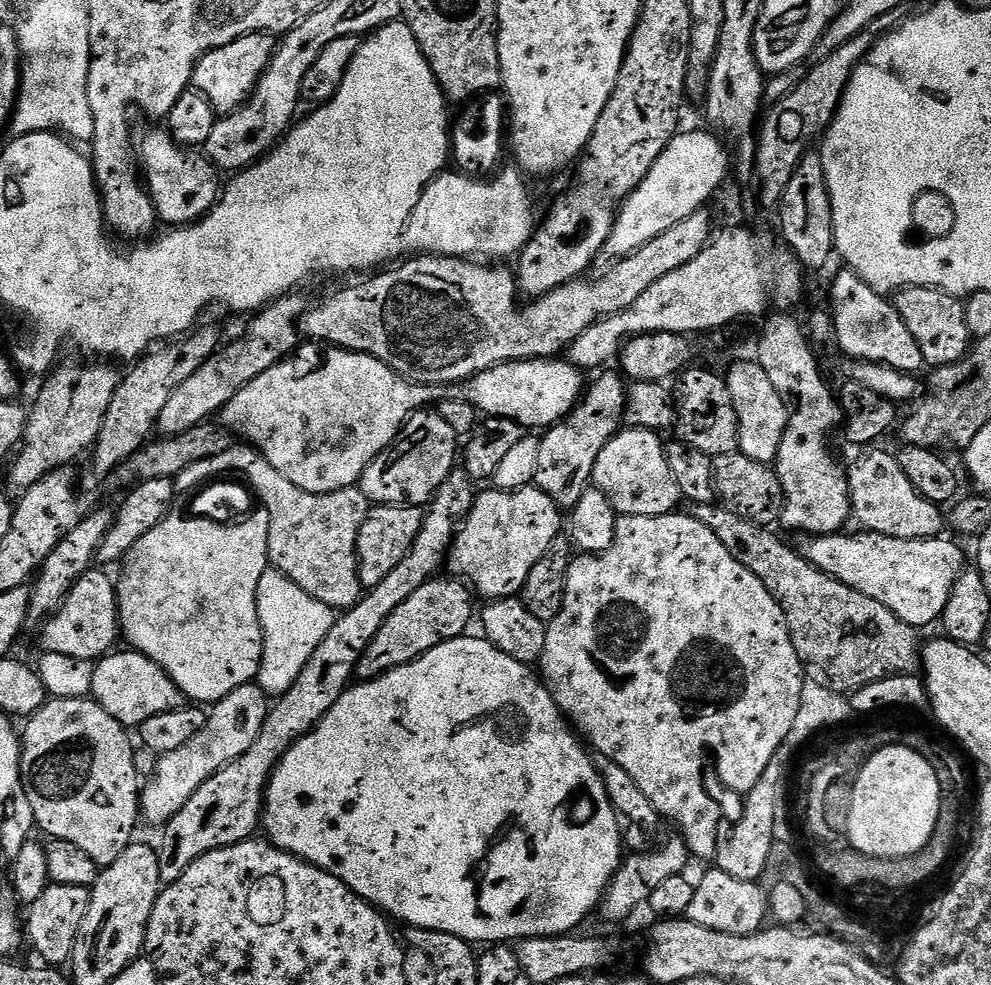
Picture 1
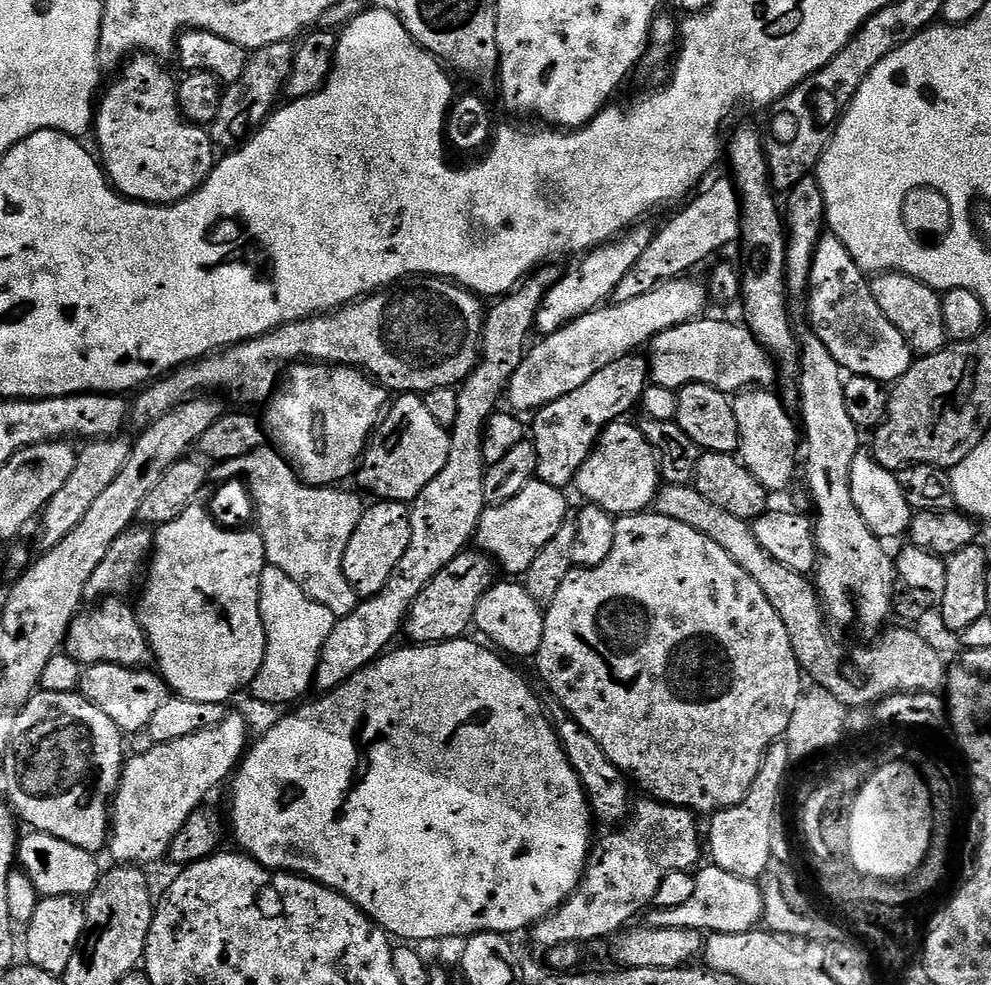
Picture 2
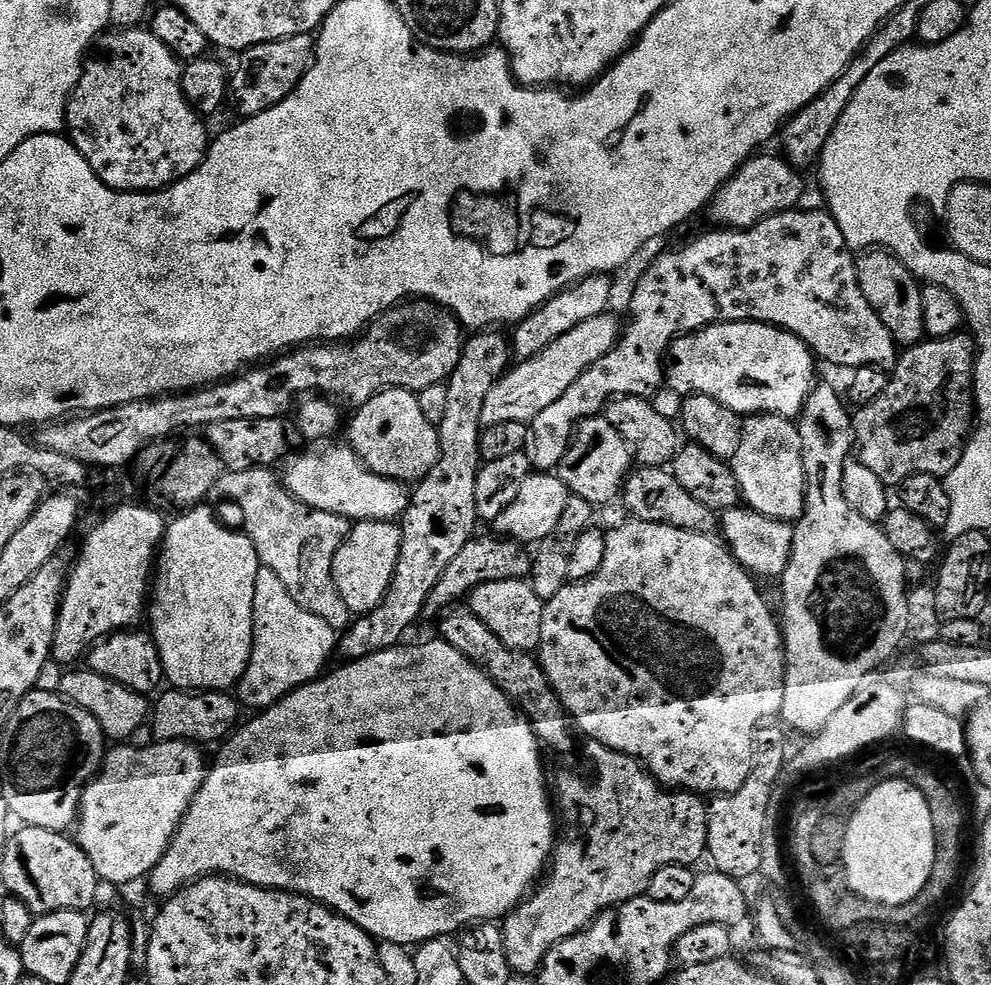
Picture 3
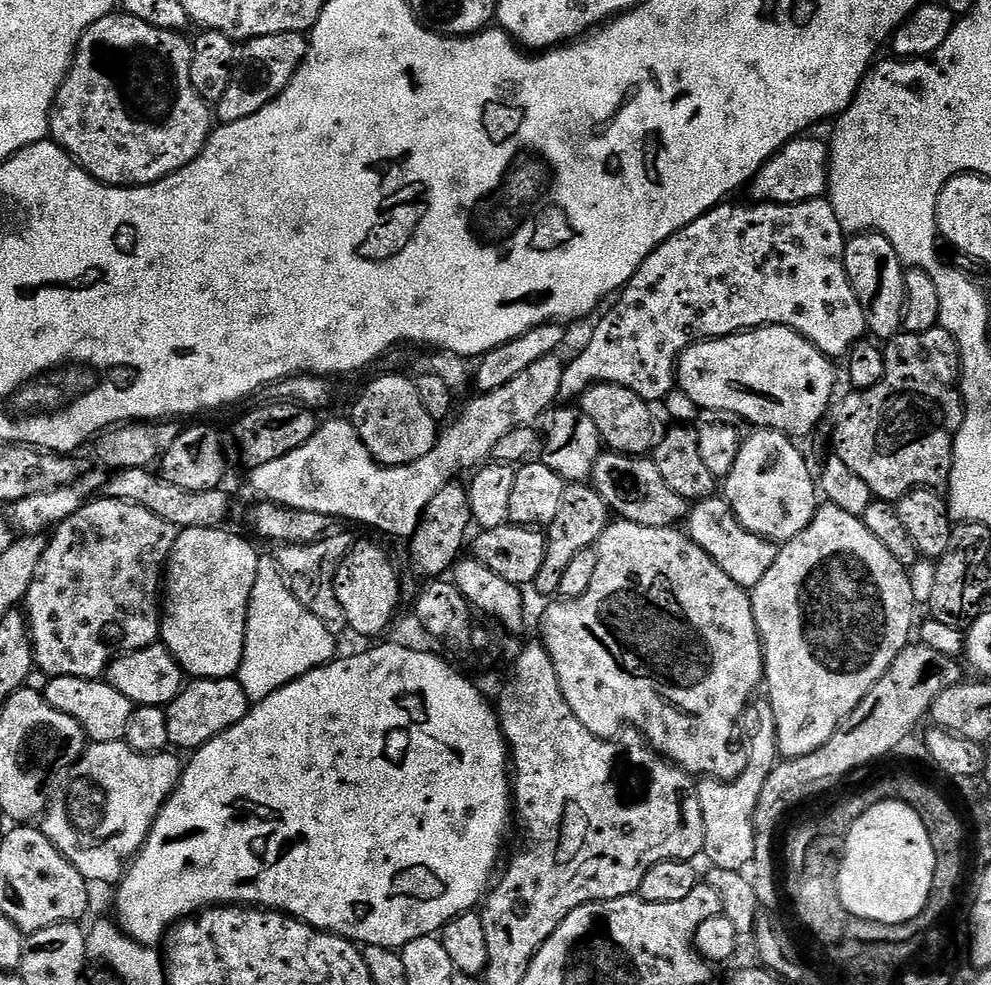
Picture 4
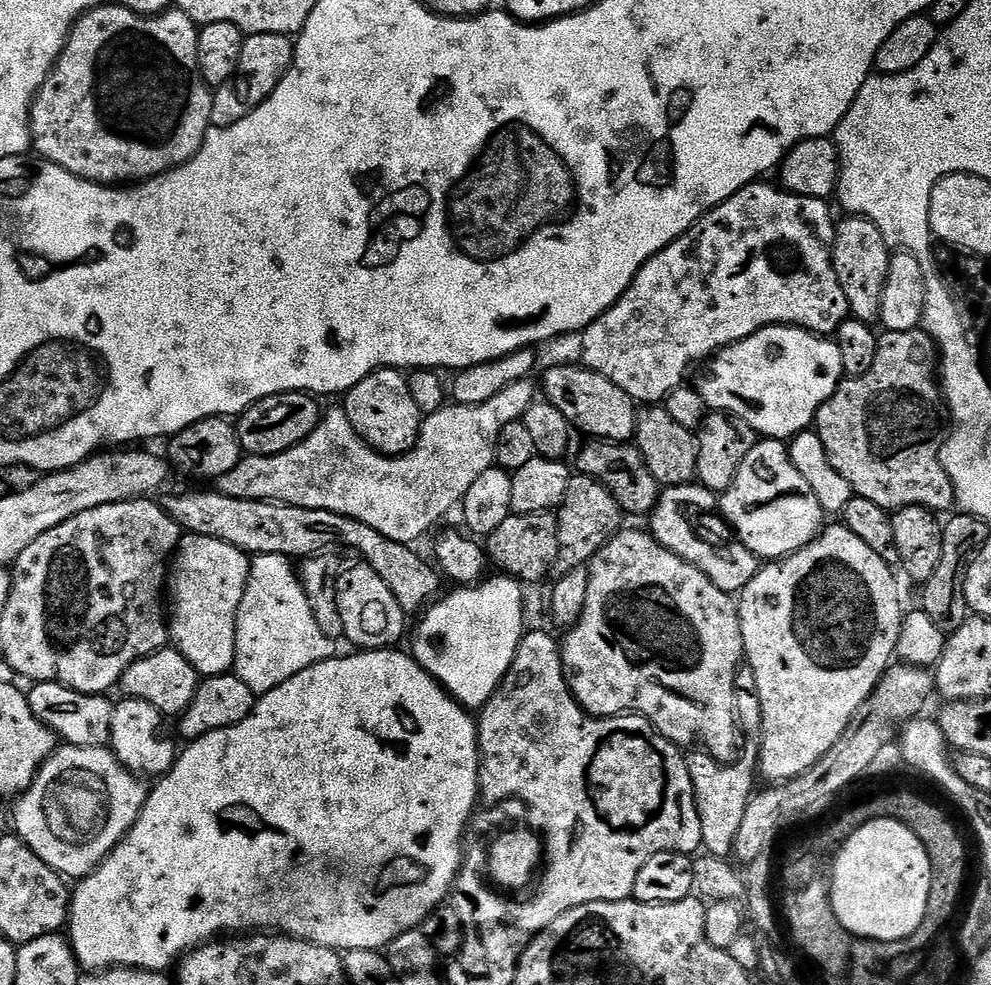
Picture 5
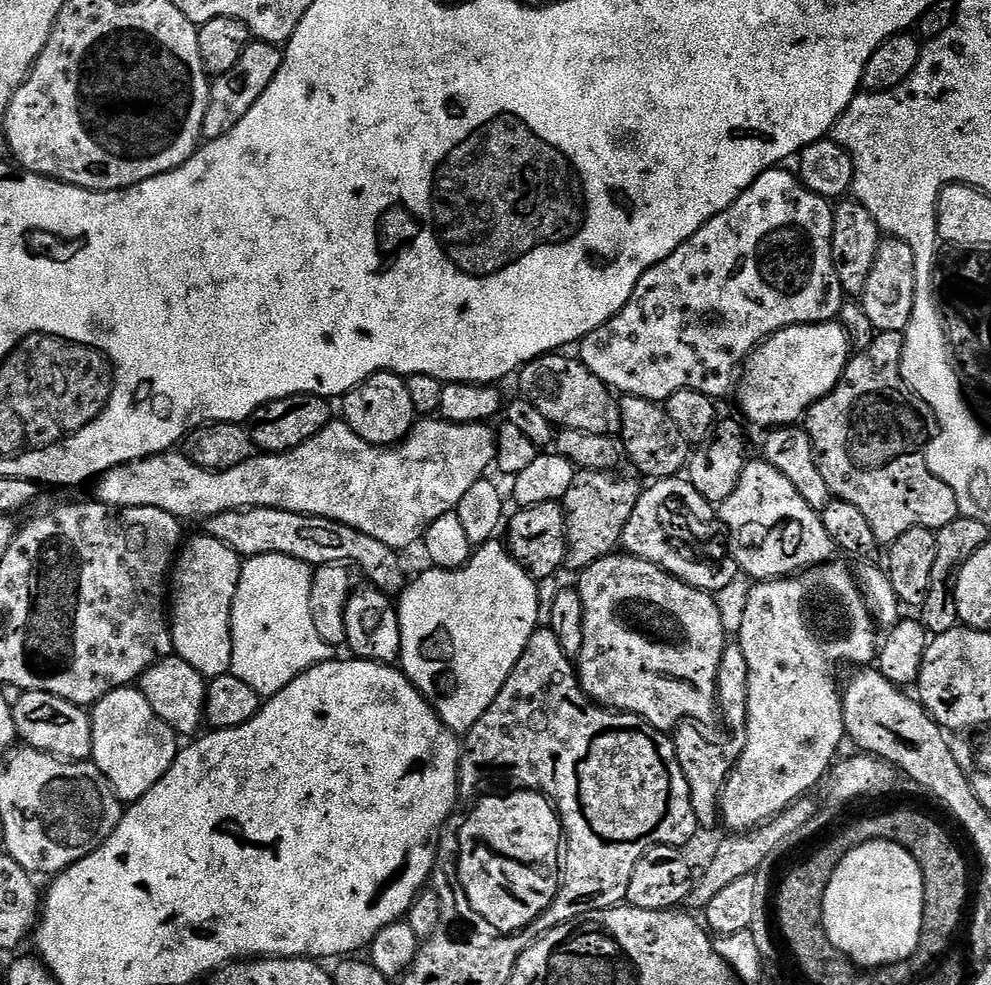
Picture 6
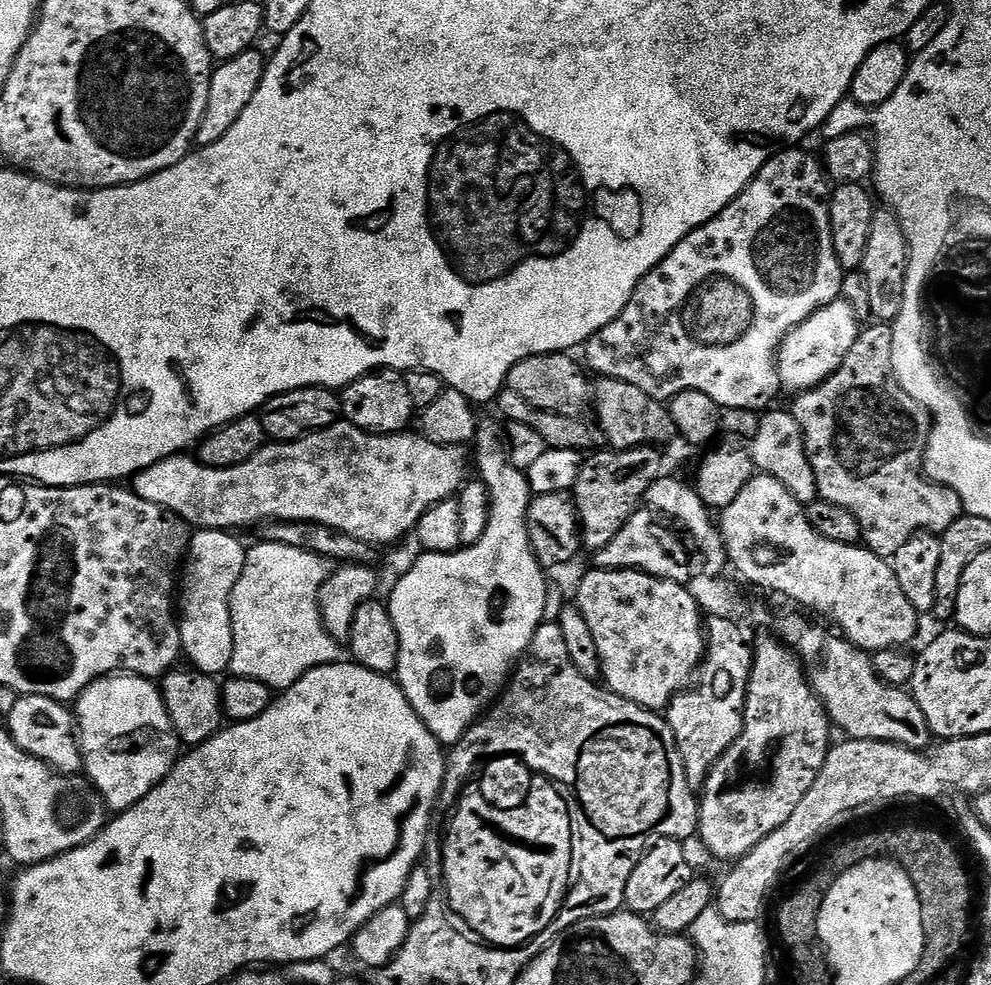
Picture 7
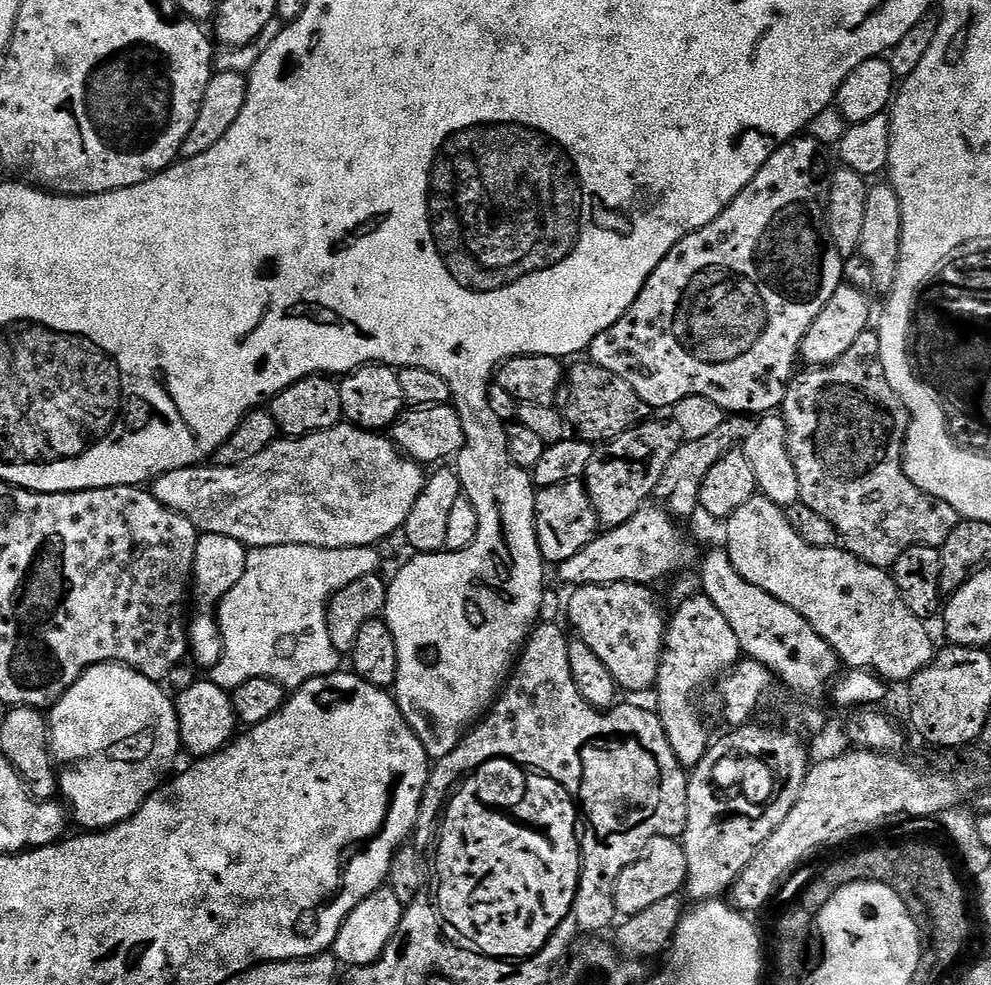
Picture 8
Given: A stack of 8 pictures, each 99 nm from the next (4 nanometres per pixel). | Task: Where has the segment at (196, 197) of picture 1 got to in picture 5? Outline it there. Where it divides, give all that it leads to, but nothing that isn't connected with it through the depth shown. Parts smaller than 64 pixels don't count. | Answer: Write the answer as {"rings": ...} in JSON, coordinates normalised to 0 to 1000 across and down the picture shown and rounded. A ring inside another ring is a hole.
{"rings":[[[105,2],[99,8],[92,8],[74,24],[73,32],[69,37],[69,42],[65,44],[60,61],[52,68],[52,73],[46,79],[46,83],[40,88],[36,103],[32,105],[32,144],[35,153],[40,153],[37,155],[43,161],[63,169],[71,177],[82,179],[83,182],[91,183],[94,187],[106,189],[129,189],[134,185],[154,183],[164,175],[171,175],[173,171],[181,171],[189,162],[194,162],[202,153],[213,127],[214,98],[216,96],[215,90],[202,78],[201,38],[200,25],[187,12],[181,10],[171,10],[162,16],[140,16],[127,10],[119,2],[113,2],[113,4]]]}

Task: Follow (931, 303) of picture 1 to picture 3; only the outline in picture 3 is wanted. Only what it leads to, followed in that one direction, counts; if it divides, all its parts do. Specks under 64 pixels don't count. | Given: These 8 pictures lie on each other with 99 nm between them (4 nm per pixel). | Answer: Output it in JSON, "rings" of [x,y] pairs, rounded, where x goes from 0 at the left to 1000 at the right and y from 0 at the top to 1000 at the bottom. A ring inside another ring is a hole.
{"rings":[[[876,254],[865,263],[864,277],[870,298],[874,298],[874,307],[882,311],[886,323],[890,323],[894,335],[898,335],[905,350],[919,351],[933,344],[930,288],[908,263],[891,254]]]}

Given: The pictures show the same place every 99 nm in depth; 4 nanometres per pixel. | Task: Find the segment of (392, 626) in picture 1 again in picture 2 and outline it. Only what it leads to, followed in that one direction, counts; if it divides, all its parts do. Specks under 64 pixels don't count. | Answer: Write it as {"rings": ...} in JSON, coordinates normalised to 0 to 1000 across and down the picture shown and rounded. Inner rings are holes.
{"rings":[[[483,558],[464,560],[437,587],[434,595],[418,607],[412,628],[408,630],[407,645],[412,645],[416,649],[413,651],[420,656],[465,649],[471,643],[468,641],[477,637],[482,611],[486,603],[496,597],[502,588],[501,581],[503,577],[495,564],[489,564]]]}

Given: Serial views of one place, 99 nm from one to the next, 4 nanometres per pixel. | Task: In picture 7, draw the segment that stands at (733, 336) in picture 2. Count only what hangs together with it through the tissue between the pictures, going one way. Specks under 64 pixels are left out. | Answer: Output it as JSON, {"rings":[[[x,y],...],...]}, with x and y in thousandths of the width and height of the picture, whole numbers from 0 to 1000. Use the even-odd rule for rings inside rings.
{"rings":[[[851,303],[838,307],[825,314],[813,327],[809,327],[798,337],[785,358],[785,390],[798,400],[815,398],[824,394],[834,384],[838,384],[850,372],[854,359],[862,351],[870,336],[870,327],[858,315],[858,307]]]}

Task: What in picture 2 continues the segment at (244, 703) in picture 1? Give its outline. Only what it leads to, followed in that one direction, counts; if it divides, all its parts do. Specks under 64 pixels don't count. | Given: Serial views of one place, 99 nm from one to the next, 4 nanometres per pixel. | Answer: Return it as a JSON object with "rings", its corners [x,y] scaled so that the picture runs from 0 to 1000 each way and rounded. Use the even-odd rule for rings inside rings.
{"rings":[[[230,725],[219,739],[192,745],[192,749],[180,749],[180,753],[155,755],[147,765],[133,768],[125,777],[121,796],[111,817],[111,848],[107,861],[110,866],[113,864],[115,874],[125,879],[148,879],[156,873],[164,874],[180,843],[184,843],[192,826],[209,813],[206,811],[226,791],[229,793],[235,787],[251,755],[249,733],[242,727]]]}

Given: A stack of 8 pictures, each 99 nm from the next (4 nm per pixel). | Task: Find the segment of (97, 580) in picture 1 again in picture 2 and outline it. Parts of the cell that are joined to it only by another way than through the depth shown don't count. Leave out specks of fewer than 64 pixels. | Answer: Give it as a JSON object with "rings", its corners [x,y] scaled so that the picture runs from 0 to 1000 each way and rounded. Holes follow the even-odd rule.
{"rings":[[[106,607],[99,615],[82,620],[69,637],[64,661],[82,676],[90,674],[118,674],[124,678],[139,678],[148,675],[154,669],[153,657],[141,635],[141,627],[136,616],[124,613],[121,607]]]}

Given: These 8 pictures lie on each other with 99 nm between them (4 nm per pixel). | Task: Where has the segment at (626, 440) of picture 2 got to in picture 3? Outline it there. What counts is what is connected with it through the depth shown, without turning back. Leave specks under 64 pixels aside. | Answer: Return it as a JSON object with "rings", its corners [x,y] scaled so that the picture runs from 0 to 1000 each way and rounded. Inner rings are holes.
{"rings":[[[606,420],[595,422],[582,430],[581,438],[577,440],[577,449],[565,470],[563,482],[576,503],[591,506],[591,510],[605,514],[627,503],[630,489],[639,475],[638,455],[628,445],[628,441],[616,432],[613,421]]]}

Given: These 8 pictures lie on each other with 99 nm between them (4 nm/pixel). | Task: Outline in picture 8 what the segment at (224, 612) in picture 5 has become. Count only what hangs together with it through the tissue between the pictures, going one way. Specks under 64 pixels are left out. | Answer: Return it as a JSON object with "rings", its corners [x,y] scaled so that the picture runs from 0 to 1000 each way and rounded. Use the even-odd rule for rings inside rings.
{"rings":[[[224,542],[203,543],[194,576],[194,597],[196,598],[196,621],[192,629],[192,662],[206,680],[213,680],[224,668],[226,650],[222,646],[222,631],[219,618],[228,603],[236,599],[240,587],[248,579],[248,566],[251,557],[236,546],[228,546]],[[199,621],[199,625],[198,625]]]}

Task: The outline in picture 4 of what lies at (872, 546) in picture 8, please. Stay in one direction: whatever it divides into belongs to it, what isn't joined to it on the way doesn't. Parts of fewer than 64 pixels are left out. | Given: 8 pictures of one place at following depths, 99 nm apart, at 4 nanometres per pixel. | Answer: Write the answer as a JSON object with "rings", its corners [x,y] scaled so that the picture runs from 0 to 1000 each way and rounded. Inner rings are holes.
{"rings":[[[948,331],[934,335],[933,337],[914,337],[909,336],[900,342],[891,350],[892,366],[894,368],[894,380],[890,380],[890,388],[886,388],[886,392],[881,394],[873,394],[871,396],[857,397],[857,402],[847,410],[843,415],[844,431],[840,435],[840,451],[842,461],[846,465],[850,465],[850,469],[854,469],[854,473],[858,473],[858,477],[862,477],[862,481],[866,481],[866,485],[870,485],[870,489],[874,489],[874,493],[878,493],[881,505],[893,510],[903,510],[919,499],[921,495],[938,495],[949,497],[956,492],[959,481],[961,480],[961,458],[963,457],[963,449],[967,437],[973,427],[973,408],[970,406],[970,395],[967,391],[970,389],[971,371],[969,368],[969,353],[965,349],[965,344],[961,340]]]}

